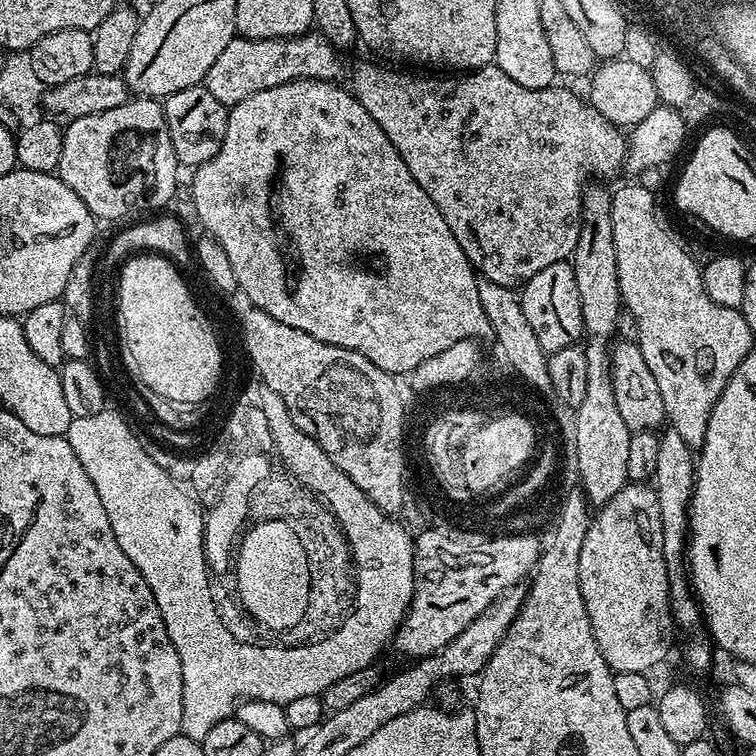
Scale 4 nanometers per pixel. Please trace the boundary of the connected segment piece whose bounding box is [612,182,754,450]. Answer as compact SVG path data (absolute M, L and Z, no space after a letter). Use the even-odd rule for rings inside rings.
M638 182L624 184L620 189L612 192L612 221L614 222L614 250L618 254L618 286L620 287L620 299L623 307L634 314L635 321L639 327L639 345L642 350L642 358L646 358L646 366L650 366L650 374L654 374L654 382L658 382L658 390L662 390L662 402L664 403L664 415L667 423L674 430L678 430L679 437L686 442L686 446L693 450L699 450L706 438L706 428L710 422L710 414L734 370L746 358L746 354L754 346L754 334L750 326L746 326L746 318L741 314L739 308L730 306L718 306L718 302L712 301L710 294L706 294L706 286L702 286L702 268L696 264L691 251L680 245L678 237L672 233L672 228L668 225L668 220L664 217L664 212L660 209L660 204L656 201L657 193L650 189L643 188Z

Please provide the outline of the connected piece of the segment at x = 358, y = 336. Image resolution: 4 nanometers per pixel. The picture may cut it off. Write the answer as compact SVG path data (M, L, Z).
M291 80L282 86L270 86L270 90L258 90L258 94L250 94L250 98L242 98L242 102L231 105L226 138L222 138L218 154L193 171L196 173L192 176L192 208L201 226L208 231L205 233L226 250L226 258L230 258L230 266L234 266L236 287L241 293L244 291L251 307L261 308L270 314L270 318L286 322L286 326L306 330L306 334L314 334L314 338L322 342L354 350L370 358L370 362L382 370L411 374L419 364L426 362L426 358L442 354L446 346L489 335L487 316L478 296L478 273L466 258L462 246L458 246L458 238L454 238L450 226L446 226L446 218L442 218L438 206L430 202L430 194L418 186L414 174L410 174L390 138L386 138L382 126L366 114L366 106L362 106L347 87L339 88L338 85L330 80Z

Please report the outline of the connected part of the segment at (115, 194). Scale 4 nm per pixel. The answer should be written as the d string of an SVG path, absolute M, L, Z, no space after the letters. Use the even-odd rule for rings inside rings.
M130 98L124 105L86 117L69 119L62 140L62 162L58 175L91 210L97 221L124 220L152 214L172 200L176 192L176 155L166 126L164 105L156 98Z

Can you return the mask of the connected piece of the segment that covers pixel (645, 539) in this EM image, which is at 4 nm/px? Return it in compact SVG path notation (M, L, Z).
M629 482L625 484L610 502L606 502L591 517L591 524L586 532L585 541L582 544L582 554L578 554L578 566L580 567L580 585L582 586L582 598L586 602L586 614L590 618L590 626L594 630L594 638L613 669L622 672L651 673L651 668L656 668L668 656L672 648L672 632L674 633L674 621L672 618L672 599L668 597L668 571L666 570L666 558L662 554L662 519L659 514L656 489L648 482Z

